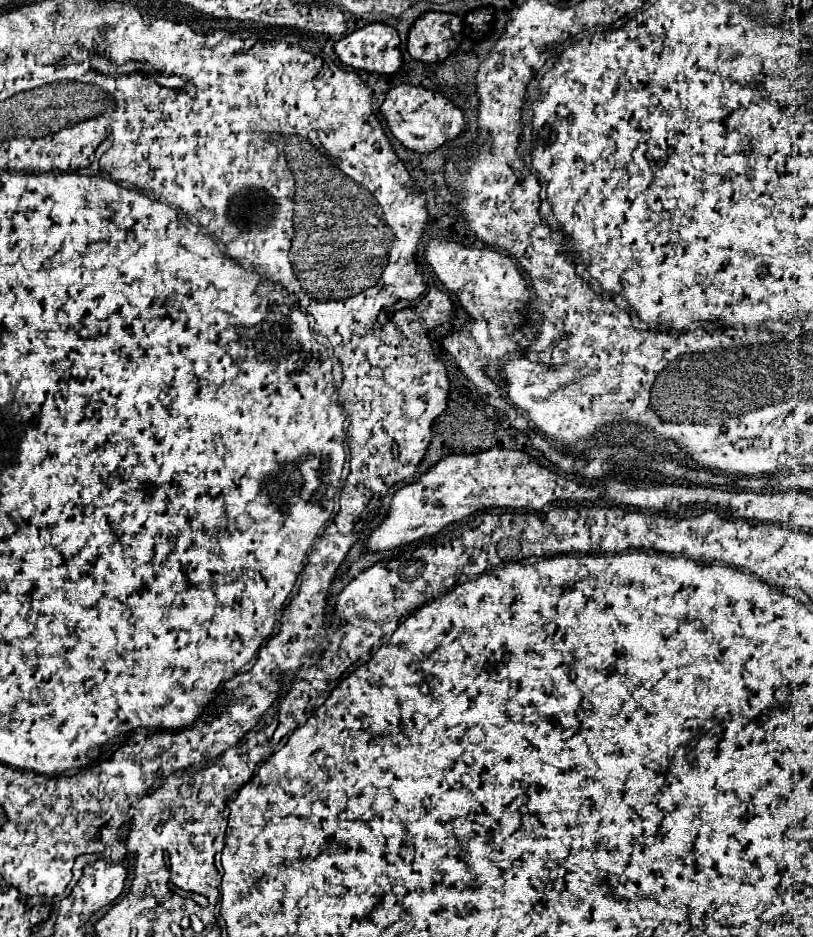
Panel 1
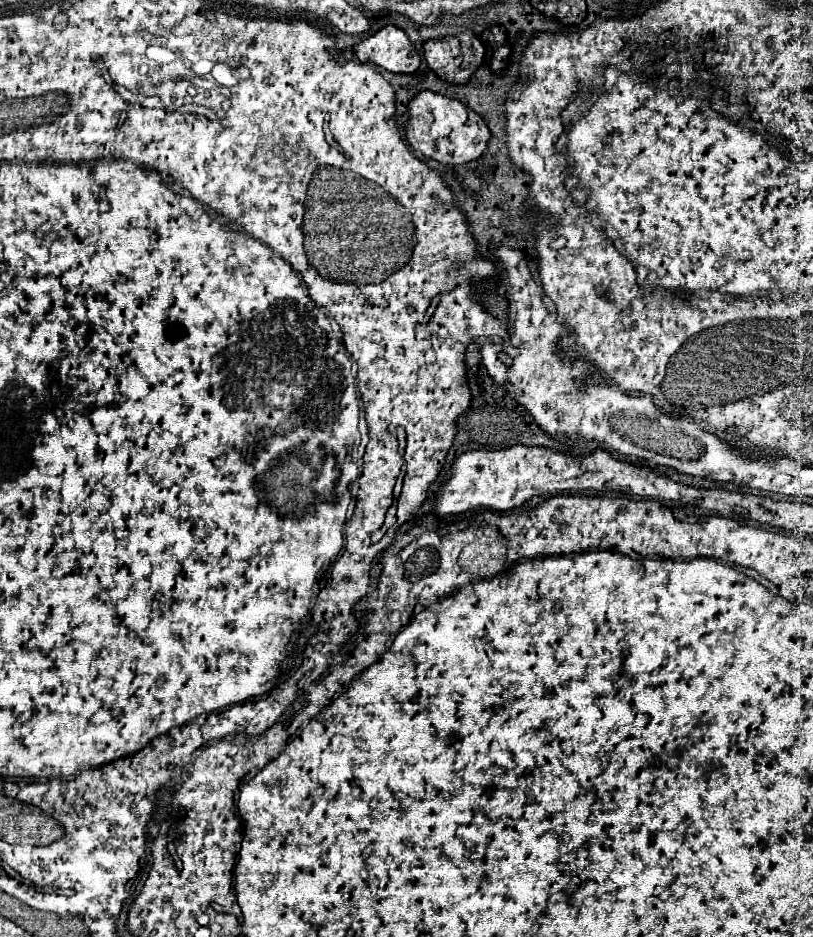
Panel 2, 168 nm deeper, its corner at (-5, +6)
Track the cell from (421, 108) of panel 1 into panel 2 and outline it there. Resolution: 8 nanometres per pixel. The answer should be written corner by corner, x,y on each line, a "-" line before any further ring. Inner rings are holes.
422,91
410,101
408,109
410,109
408,141
424,157
430,157
440,163
460,165
476,161
484,155
490,139
490,129
486,127
482,117
468,109
464,103
432,91

